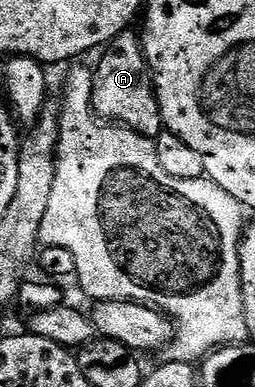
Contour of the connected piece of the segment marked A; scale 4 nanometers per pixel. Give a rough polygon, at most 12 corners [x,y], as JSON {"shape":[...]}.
{"shape":[[140,34],[93,69],[96,117],[156,138],[165,126]]}

